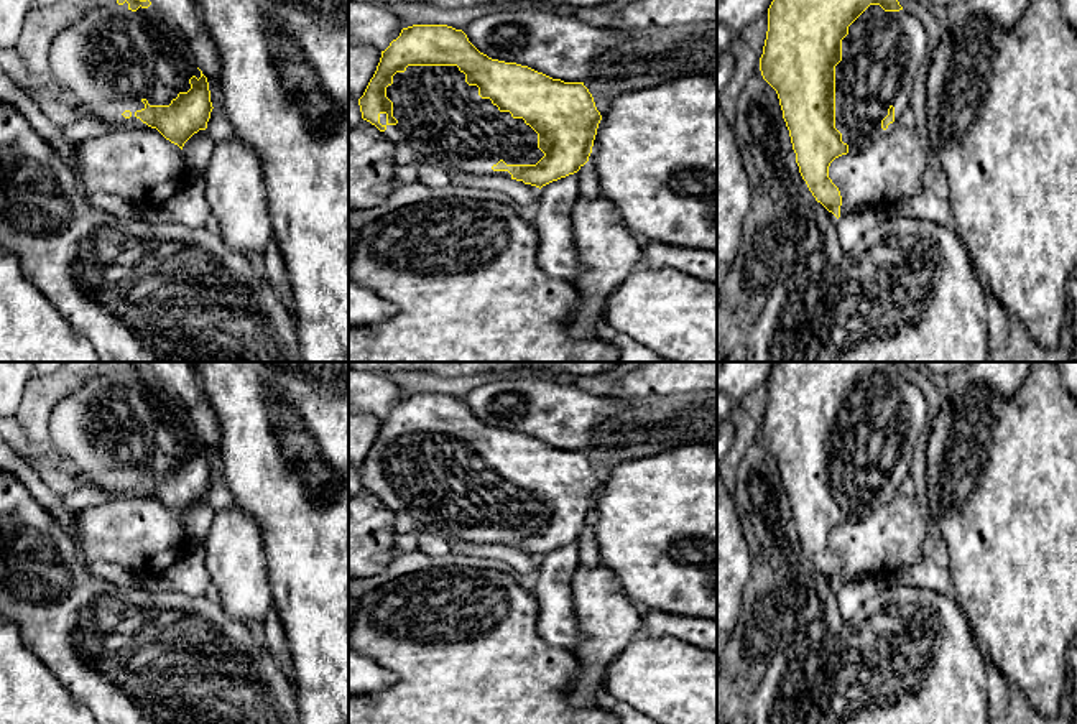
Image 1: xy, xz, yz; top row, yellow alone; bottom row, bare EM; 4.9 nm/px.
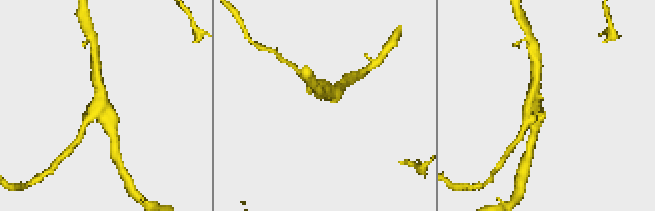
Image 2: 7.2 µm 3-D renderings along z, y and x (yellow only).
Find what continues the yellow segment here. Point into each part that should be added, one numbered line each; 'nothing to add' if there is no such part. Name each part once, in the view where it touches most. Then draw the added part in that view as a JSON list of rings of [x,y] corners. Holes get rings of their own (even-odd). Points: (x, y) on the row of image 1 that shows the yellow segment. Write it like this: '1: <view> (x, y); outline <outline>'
1: xz (444, 119); outline [[[408,66],[393,76],[386,97],[398,123],[388,125],[386,114],[380,114],[380,123],[386,127],[383,135],[409,145],[434,165],[511,178],[492,166],[500,160],[536,165],[544,156],[538,133],[523,118],[513,118],[490,99],[482,99],[478,87],[469,86],[457,66]]]

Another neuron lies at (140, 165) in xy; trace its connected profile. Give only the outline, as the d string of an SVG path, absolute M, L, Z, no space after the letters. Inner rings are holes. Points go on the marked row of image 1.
M123 128L76 145L72 168L84 194L110 193L145 214L163 206L187 178L178 145L156 128Z

